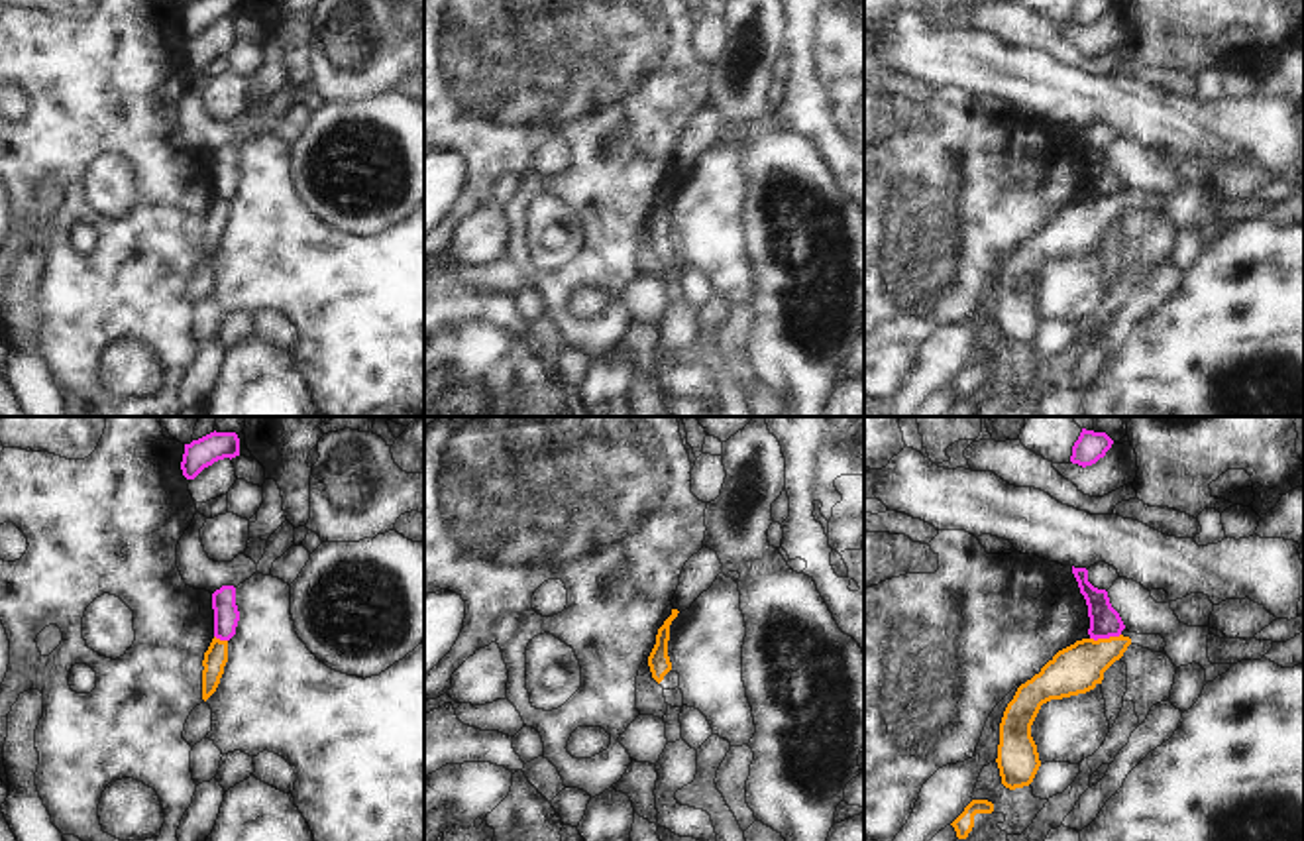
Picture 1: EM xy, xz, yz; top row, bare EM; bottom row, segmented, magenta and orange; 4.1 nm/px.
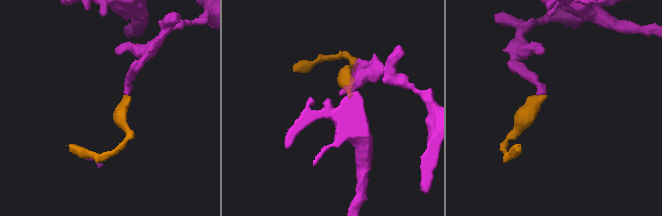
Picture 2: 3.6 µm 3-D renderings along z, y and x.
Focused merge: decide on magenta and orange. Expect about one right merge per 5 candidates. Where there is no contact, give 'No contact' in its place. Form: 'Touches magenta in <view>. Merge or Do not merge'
Touches magenta in yz. Do not merge.

